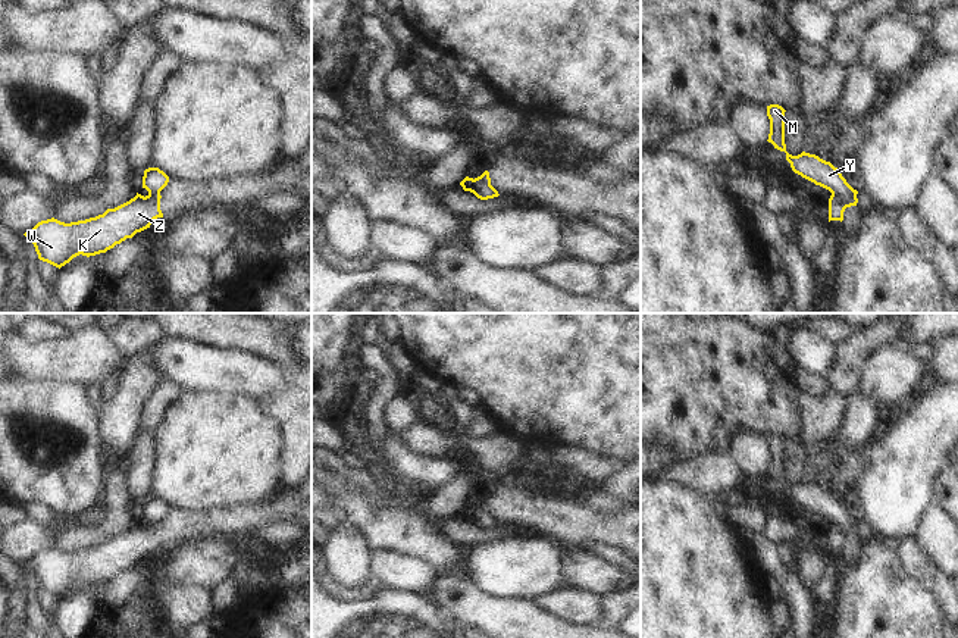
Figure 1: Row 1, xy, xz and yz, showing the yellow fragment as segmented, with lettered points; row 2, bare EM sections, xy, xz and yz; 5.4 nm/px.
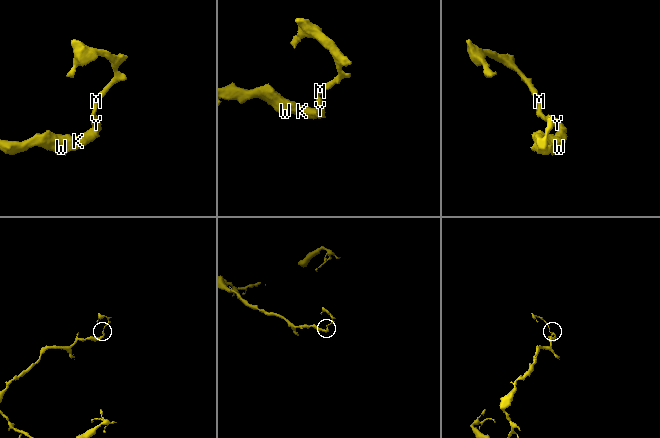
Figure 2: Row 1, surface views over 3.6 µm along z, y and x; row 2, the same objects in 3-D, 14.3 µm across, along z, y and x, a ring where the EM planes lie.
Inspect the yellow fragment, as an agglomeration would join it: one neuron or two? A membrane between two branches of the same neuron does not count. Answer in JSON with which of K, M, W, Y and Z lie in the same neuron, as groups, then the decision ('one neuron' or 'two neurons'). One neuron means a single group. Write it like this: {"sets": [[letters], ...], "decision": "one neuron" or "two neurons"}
{"sets": [["K", "W", "Z"], ["M", "Y"]], "decision": "two neurons"}

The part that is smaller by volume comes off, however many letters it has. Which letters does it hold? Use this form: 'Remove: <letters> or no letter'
Remove: M, Y

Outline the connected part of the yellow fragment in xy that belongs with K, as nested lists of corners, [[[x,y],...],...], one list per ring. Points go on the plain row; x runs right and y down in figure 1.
[[[137,522],[137,525],[129,531],[115,538],[107,538],[103,544],[98,544],[96,547],[71,553],[65,553],[51,547],[38,551],[31,560],[25,562],[24,564],[34,573],[40,589],[60,598],[79,584],[90,587],[106,582],[126,567],[132,567],[137,562],[150,557],[154,548],[163,547],[163,542],[160,540],[160,528],[160,523],[148,523],[144,526]]]

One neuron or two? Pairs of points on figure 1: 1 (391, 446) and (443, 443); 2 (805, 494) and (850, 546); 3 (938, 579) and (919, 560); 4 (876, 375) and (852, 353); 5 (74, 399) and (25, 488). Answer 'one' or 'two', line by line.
1: two
2: one
3: one
4: two
5: one

